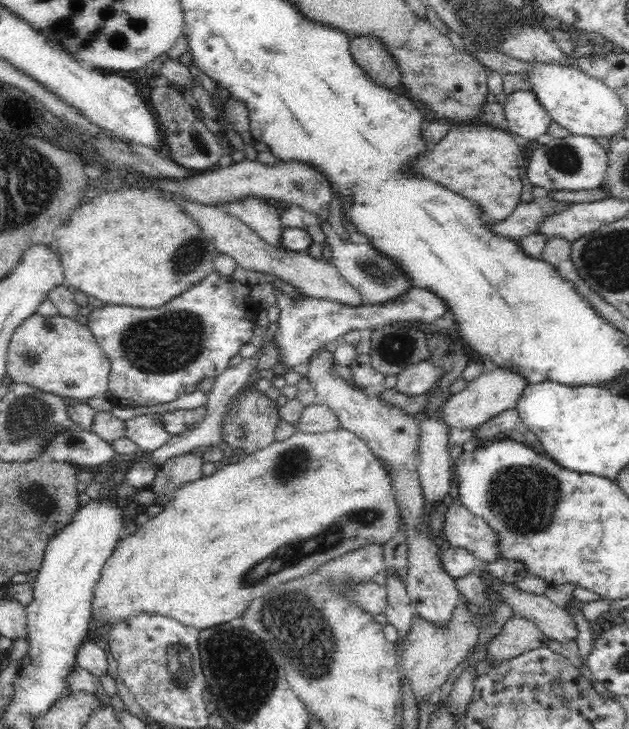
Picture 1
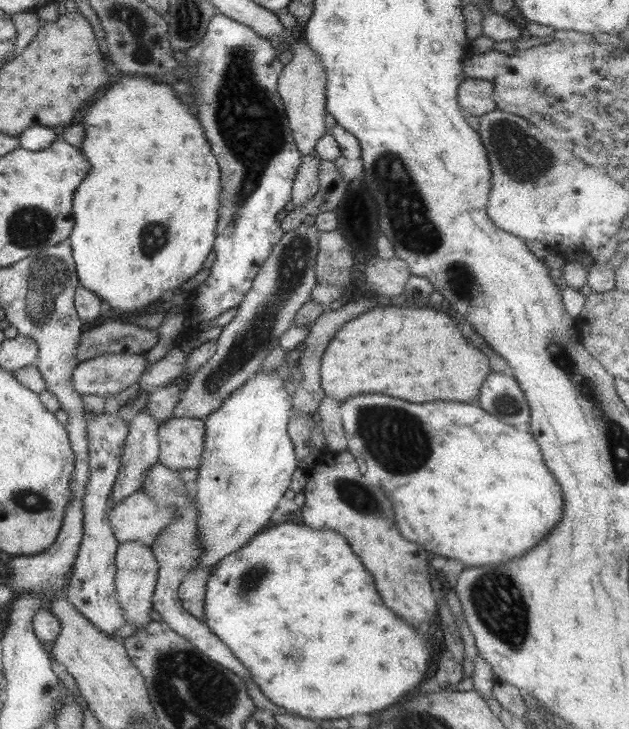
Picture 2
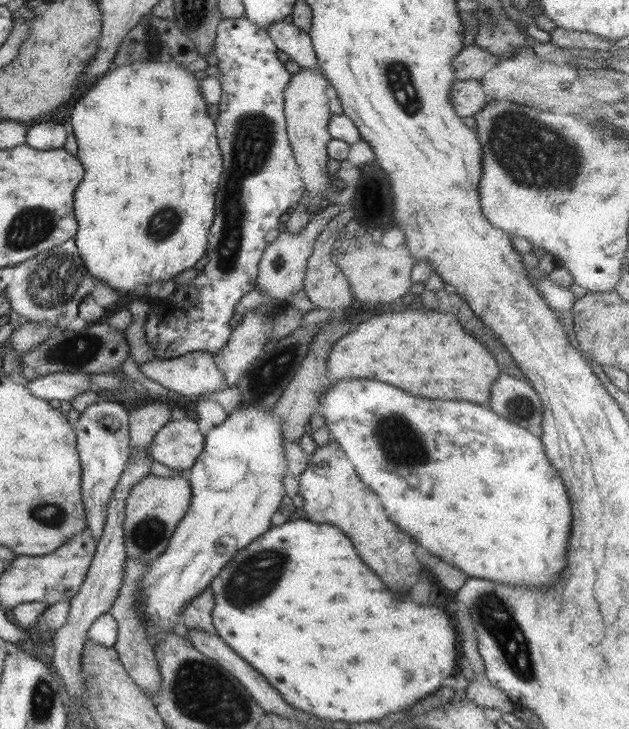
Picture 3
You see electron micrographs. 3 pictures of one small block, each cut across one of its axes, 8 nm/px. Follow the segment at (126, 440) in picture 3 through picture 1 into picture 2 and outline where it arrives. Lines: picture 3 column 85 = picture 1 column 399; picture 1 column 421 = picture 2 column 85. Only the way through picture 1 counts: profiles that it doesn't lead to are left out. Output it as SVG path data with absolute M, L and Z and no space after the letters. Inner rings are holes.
M117 412L98 414L88 421L86 436L90 472L84 488L84 497L82 497L84 534L72 566L74 570L68 584L67 600L80 611L81 616L90 620L90 623L96 625L102 633L110 635L112 639L121 640L118 629L126 624L124 612L116 596L115 564L115 556L120 544L112 532L108 516L111 492L119 474L123 446L128 436L128 422L121 420Z

